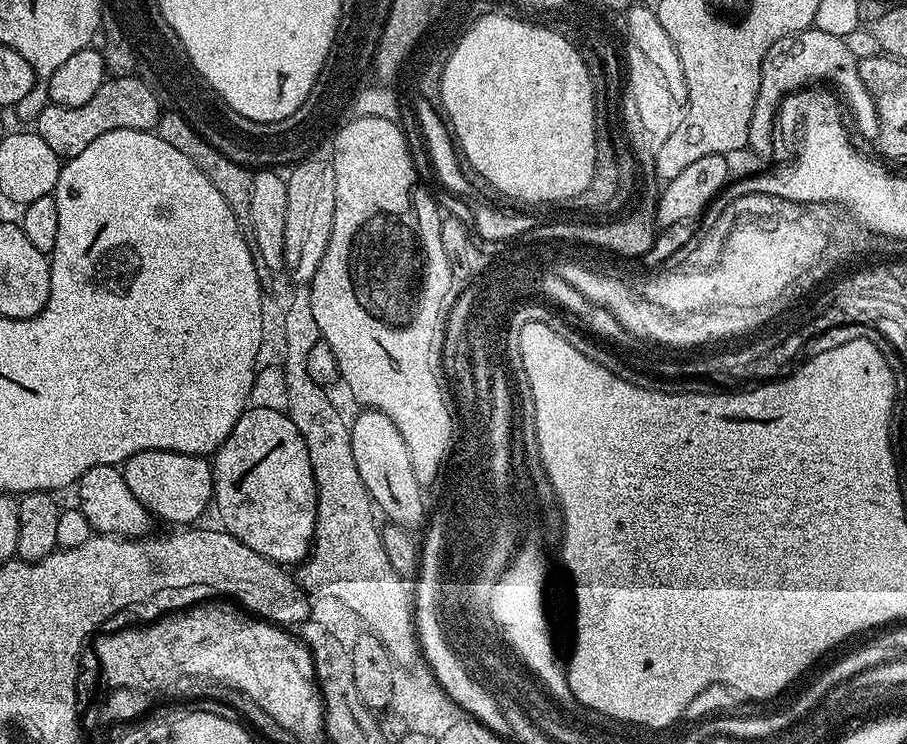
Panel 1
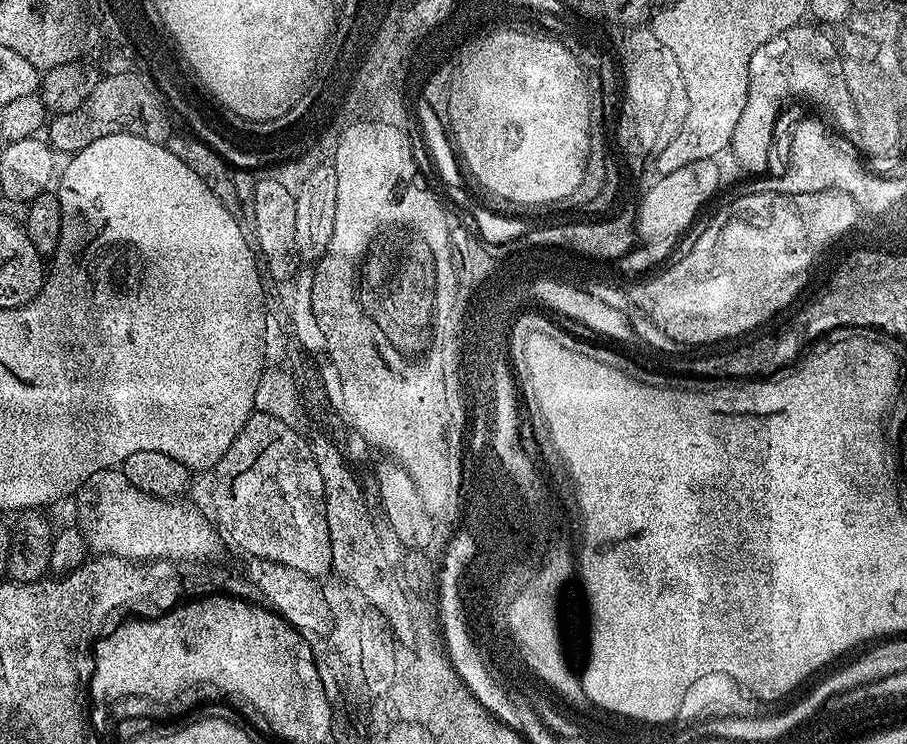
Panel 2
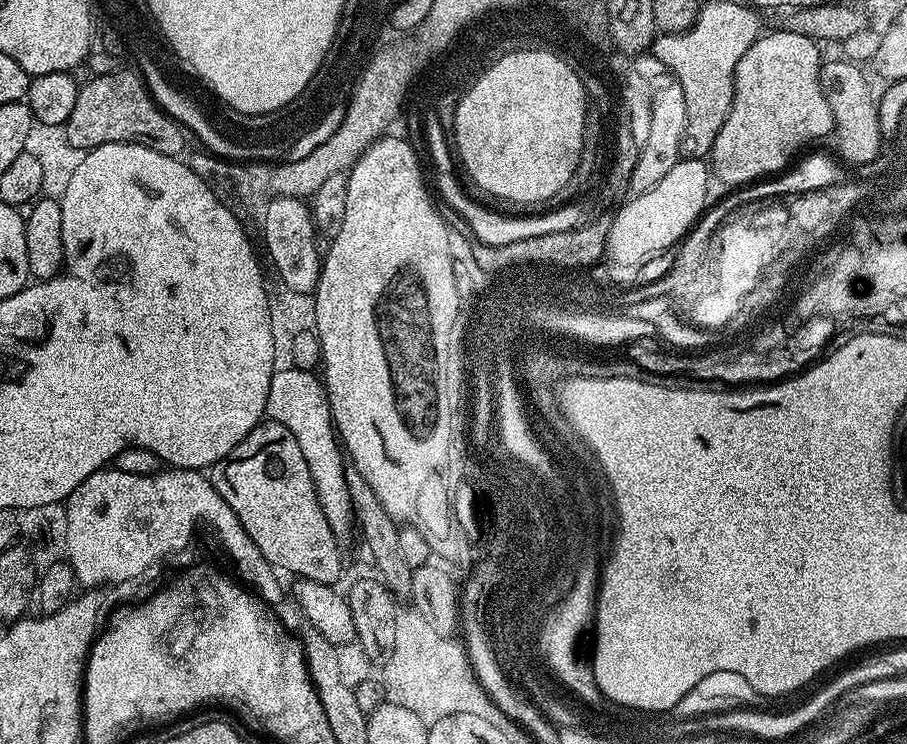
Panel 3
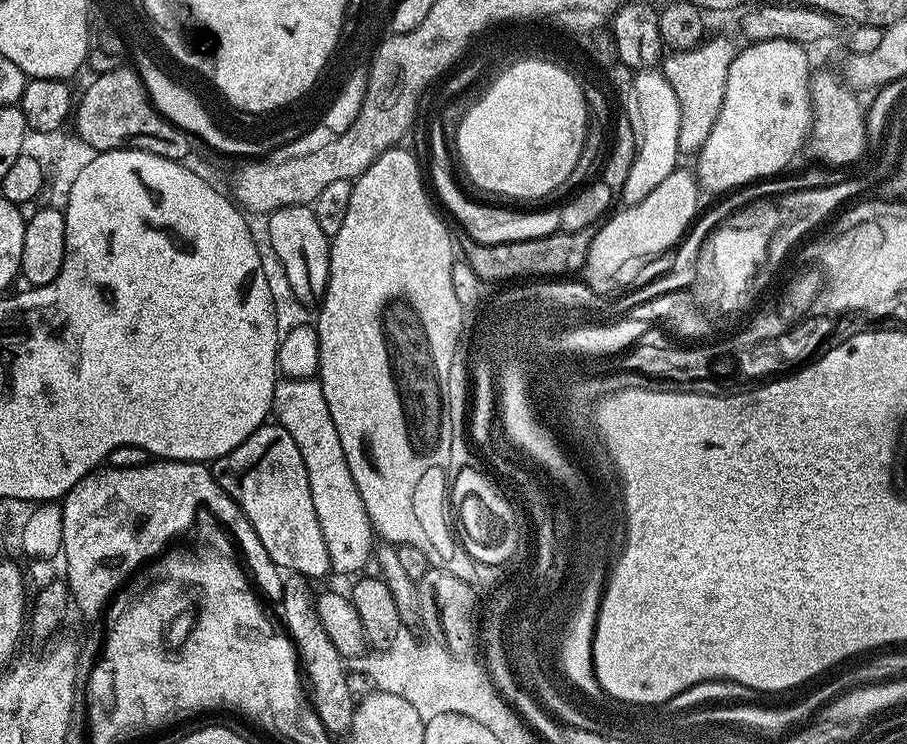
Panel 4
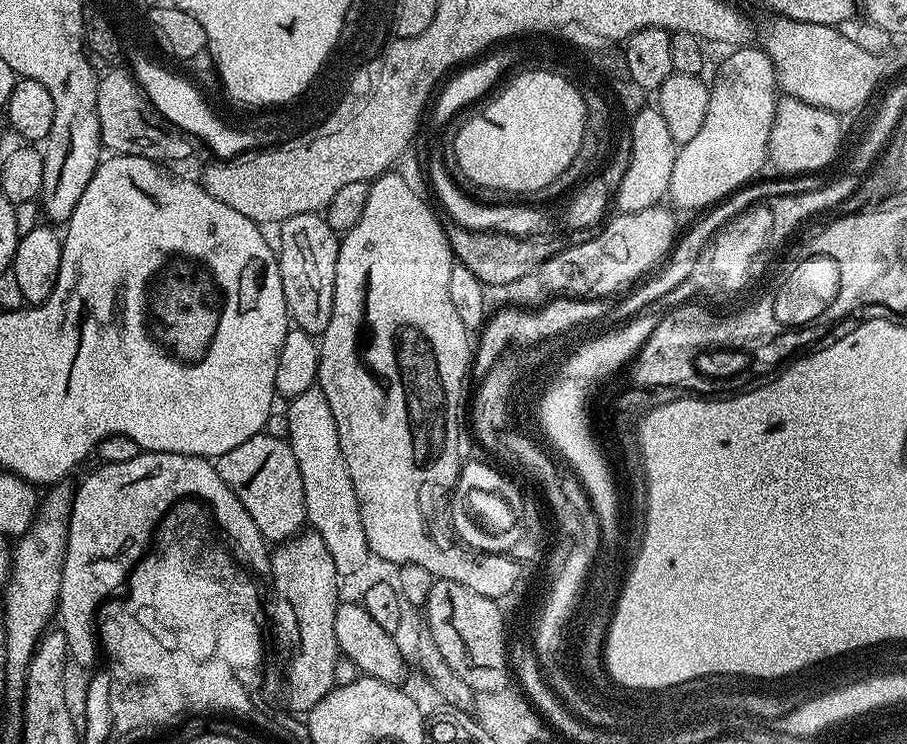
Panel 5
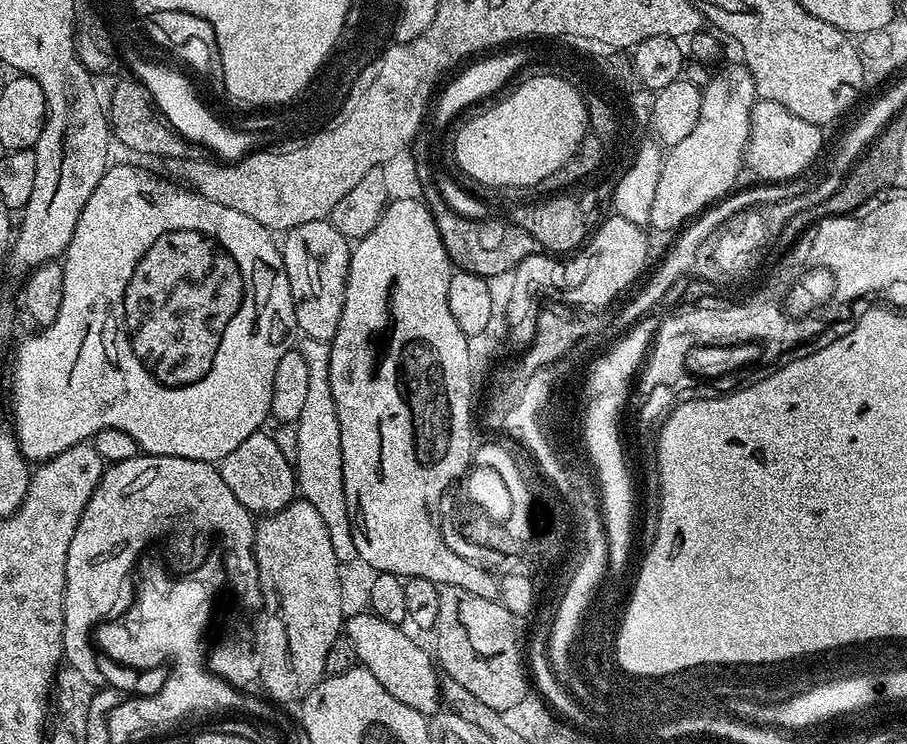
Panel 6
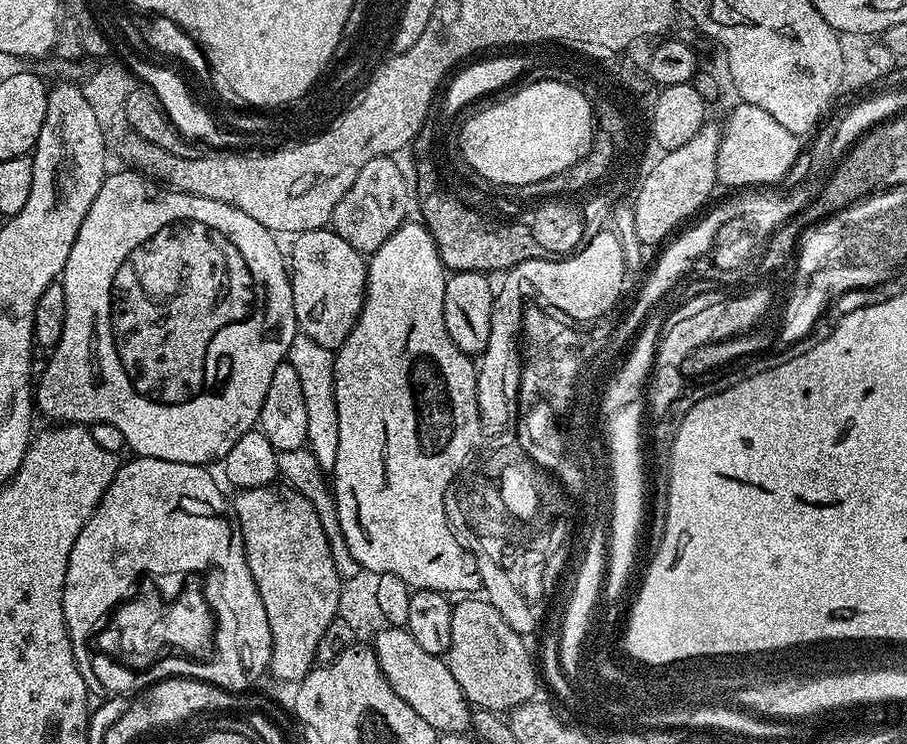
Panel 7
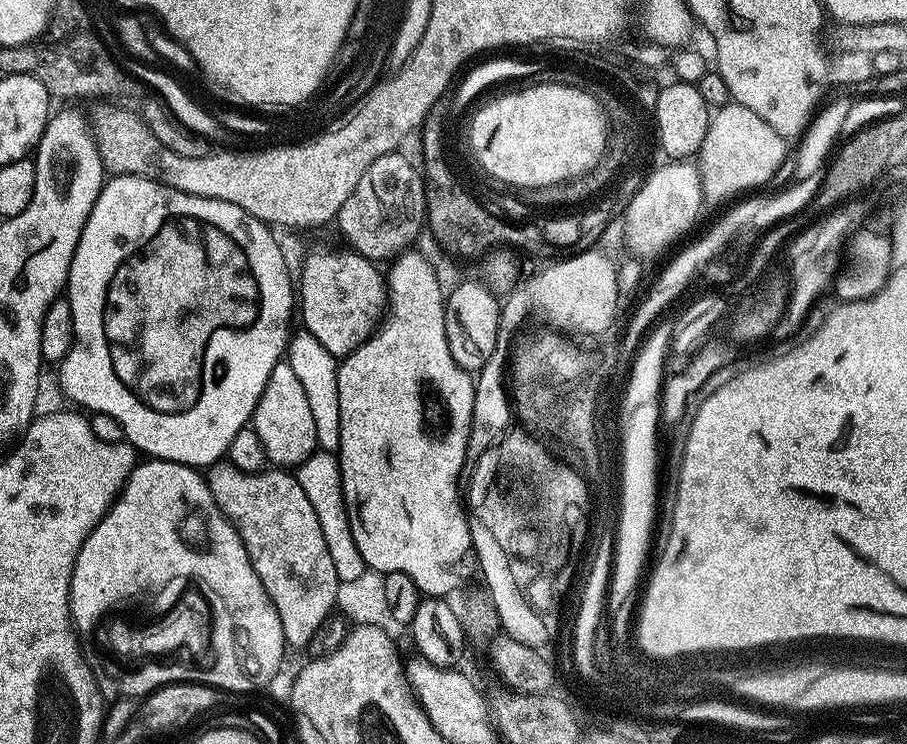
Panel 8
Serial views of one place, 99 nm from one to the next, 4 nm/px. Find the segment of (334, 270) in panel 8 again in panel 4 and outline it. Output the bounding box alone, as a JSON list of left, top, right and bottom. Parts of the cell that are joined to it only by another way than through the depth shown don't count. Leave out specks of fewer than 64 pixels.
[267,206,330,305]

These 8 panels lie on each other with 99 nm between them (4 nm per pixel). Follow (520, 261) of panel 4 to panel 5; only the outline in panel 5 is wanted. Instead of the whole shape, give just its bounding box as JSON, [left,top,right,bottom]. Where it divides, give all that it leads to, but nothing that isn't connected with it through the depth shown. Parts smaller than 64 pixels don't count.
[444,219,554,286]

